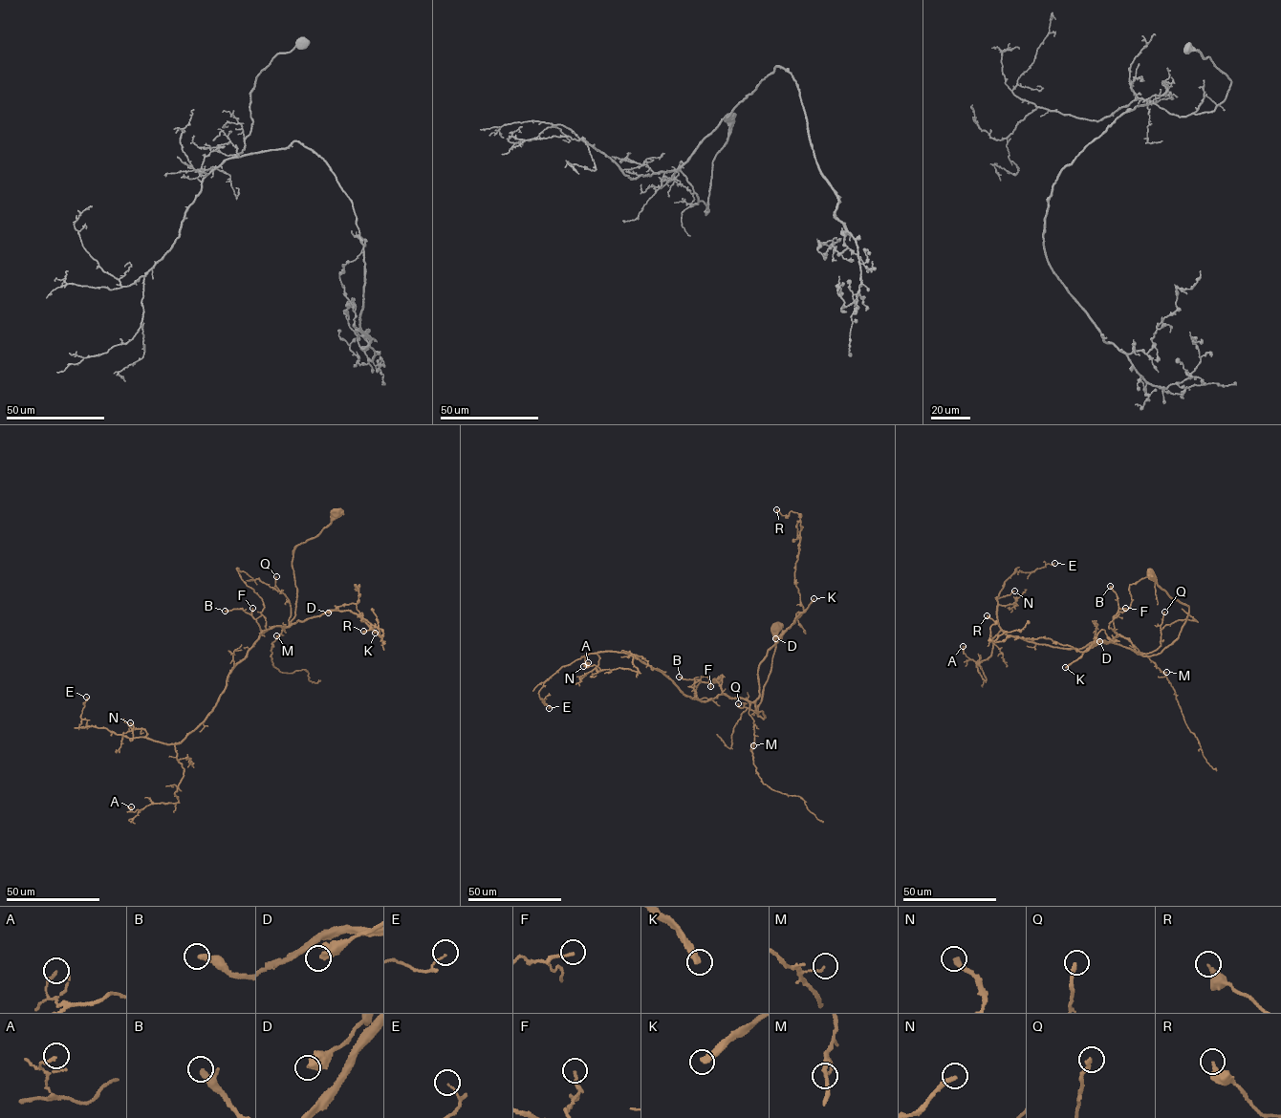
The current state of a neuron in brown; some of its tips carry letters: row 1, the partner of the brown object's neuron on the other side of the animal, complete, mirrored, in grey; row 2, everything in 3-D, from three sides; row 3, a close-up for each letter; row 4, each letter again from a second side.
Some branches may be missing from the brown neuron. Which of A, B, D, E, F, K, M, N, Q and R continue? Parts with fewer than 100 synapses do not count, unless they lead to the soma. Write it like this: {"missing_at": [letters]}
{"missing_at": ["K"]}

